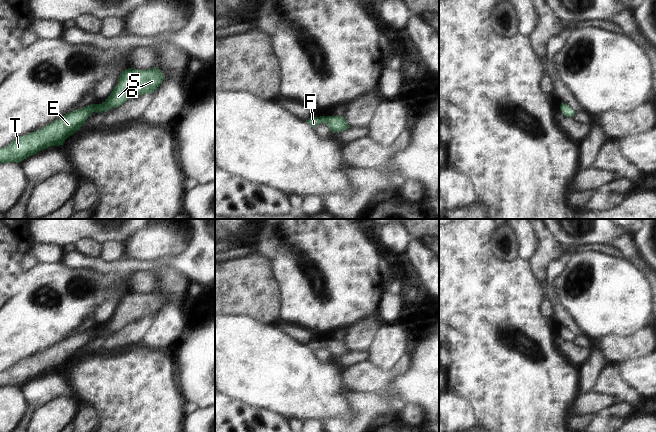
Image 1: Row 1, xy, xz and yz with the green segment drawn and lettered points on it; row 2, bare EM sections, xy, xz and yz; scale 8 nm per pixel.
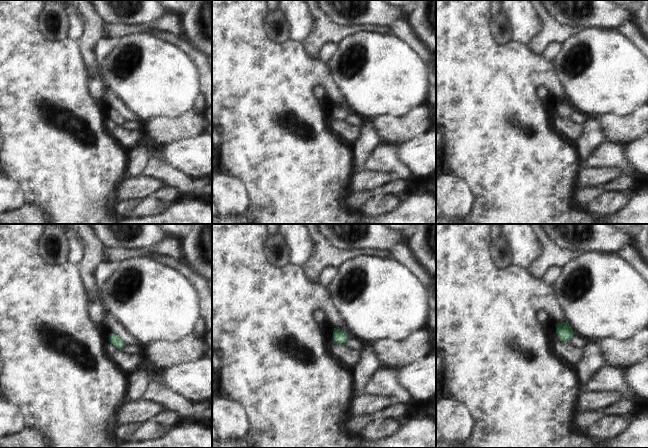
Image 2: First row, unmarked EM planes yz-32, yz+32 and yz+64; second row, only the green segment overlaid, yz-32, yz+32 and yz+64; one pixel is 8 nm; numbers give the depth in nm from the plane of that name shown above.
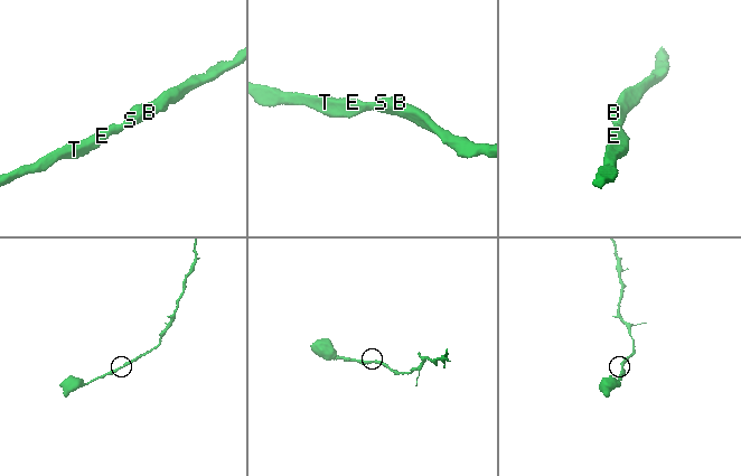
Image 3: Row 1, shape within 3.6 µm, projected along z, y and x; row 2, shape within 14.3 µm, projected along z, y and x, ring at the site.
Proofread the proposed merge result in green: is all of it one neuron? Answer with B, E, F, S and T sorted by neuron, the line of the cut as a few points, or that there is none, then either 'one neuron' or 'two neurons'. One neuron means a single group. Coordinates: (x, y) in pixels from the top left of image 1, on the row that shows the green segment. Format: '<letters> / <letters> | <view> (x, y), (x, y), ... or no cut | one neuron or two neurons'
B E F S T | no cut | one neuron

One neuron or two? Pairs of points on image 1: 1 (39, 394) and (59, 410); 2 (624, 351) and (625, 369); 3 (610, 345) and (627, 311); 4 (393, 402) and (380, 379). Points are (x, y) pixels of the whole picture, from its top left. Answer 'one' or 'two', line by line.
1: two
2: two
3: two
4: one

